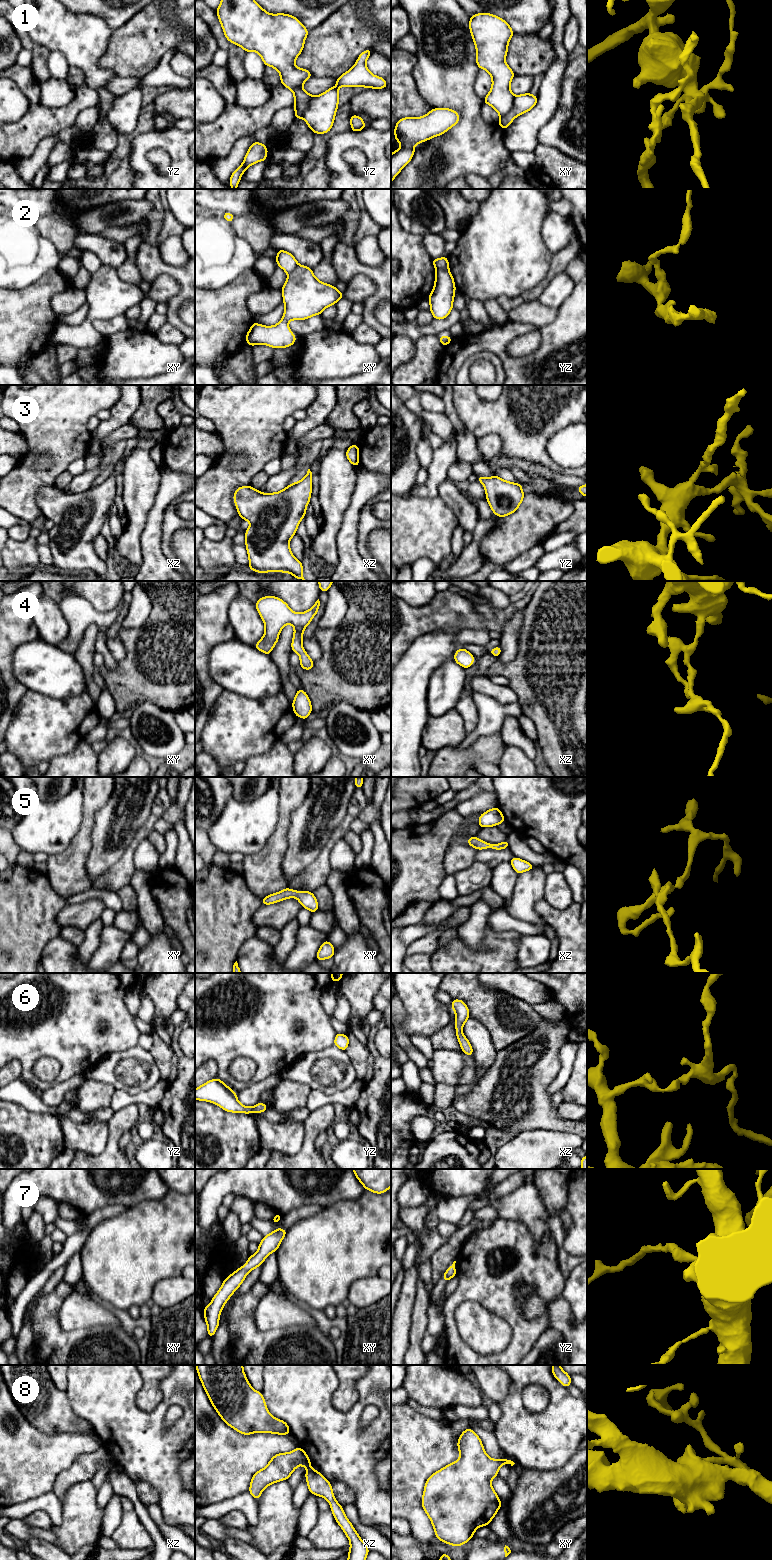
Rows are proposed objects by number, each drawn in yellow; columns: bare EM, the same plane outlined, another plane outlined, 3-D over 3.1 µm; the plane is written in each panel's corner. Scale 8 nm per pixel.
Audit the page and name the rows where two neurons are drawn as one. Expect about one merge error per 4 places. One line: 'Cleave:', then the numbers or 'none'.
Cleave: 1, 2, 8

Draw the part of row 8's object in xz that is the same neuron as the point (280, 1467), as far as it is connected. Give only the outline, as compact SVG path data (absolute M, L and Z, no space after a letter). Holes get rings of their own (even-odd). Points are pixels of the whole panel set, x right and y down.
M299 1446L291 1452L274 1455L265 1468L255 1472L252 1476L249 1493L258 1501L266 1487L287 1480L300 1464L311 1469L308 1455Z

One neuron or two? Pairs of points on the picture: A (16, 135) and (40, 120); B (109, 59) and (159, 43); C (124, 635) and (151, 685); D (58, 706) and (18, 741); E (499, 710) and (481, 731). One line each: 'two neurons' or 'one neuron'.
A: one neuron
B: one neuron
C: one neuron
D: one neuron
E: one neuron

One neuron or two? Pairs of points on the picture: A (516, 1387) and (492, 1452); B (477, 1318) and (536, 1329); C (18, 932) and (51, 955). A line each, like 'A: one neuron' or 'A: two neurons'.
A: two neurons
B: two neurons
C: two neurons

